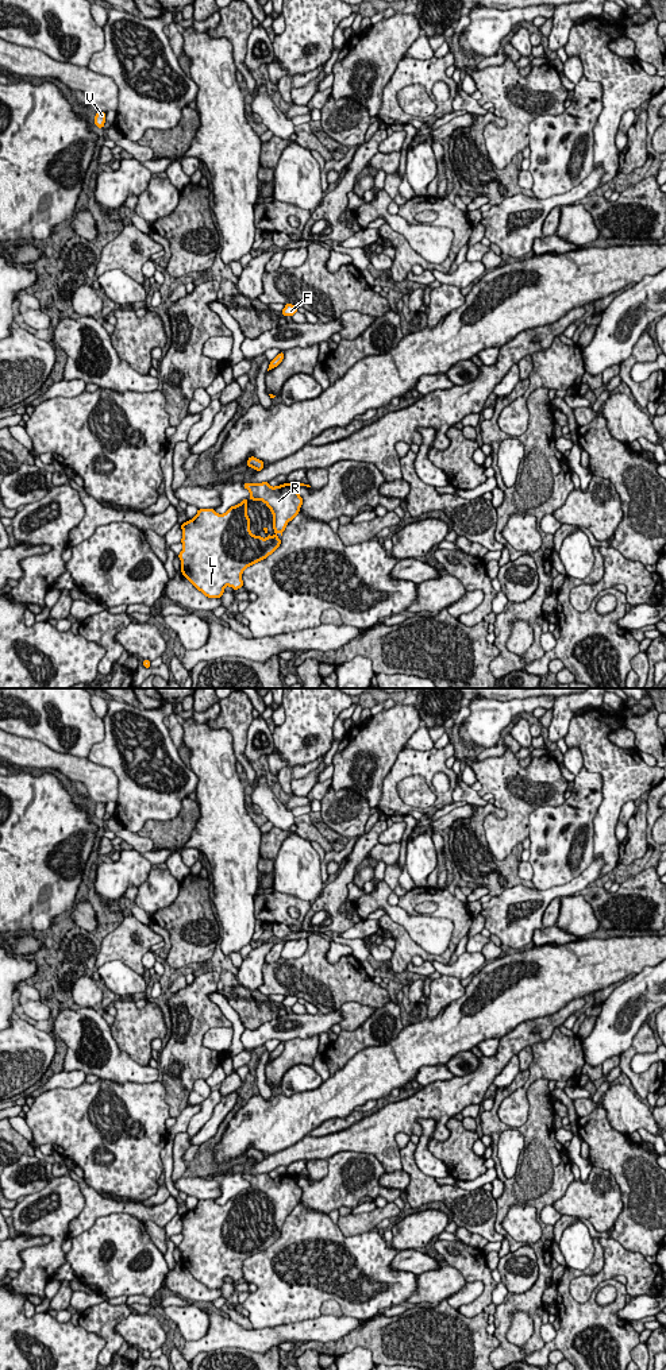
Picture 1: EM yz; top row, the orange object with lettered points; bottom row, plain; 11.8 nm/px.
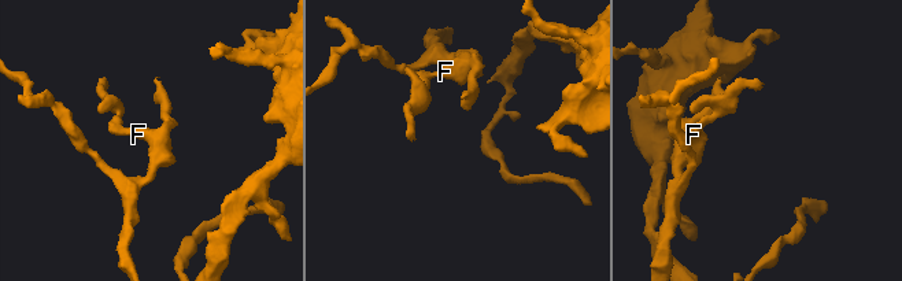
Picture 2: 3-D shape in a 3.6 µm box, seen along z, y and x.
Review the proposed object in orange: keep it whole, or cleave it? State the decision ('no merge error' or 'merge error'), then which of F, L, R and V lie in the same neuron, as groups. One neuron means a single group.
no merge error; F L R V

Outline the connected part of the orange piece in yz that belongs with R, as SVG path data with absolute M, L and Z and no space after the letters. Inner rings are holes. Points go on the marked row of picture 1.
M262 482L262 483L243 483L243 487L250 491L250 498L249 498L249 499L243 499L240 503L238 503L238 505L235 505L235 506L231 506L224 514L219 514L219 513L216 513L213 509L199 509L195 518L192 518L192 520L189 520L189 521L186 521L186 522L184 522L184 524L181 525L181 529L182 529L181 543L182 543L184 548L182 548L182 551L180 552L178 557L180 557L180 560L181 560L181 572L182 572L182 575L193 584L193 587L196 587L199 591L201 591L201 593L203 593L205 597L208 597L208 598L220 598L220 597L226 593L226 591L224 591L224 587L226 587L226 586L230 586L230 587L232 587L234 590L240 588L240 587L243 586L243 580L242 580L242 574L243 574L243 571L245 571L247 567L250 567L250 566L253 566L253 564L255 564L255 563L258 563L258 561L261 561L261 560L263 560L263 559L266 559L269 555L272 555L272 553L280 547L281 540L278 539L277 533L280 532L281 536L282 536L282 533L284 533L285 526L288 525L288 522L292 521L292 520L299 514L300 508L301 508L301 505L303 505L303 498L301 498L300 494L297 493L297 487L299 487L299 486L311 487L309 485L304 485L304 483L299 483L299 485L284 483L284 485L280 485L280 486L276 486L276 487L272 487L267 482ZM250 499L253 499L253 501L255 501L255 499L262 501L262 502L265 502L266 506L272 510L272 514L273 514L273 529L274 529L274 533L276 533L274 536L270 536L270 535L267 533L267 528L263 528L265 533L267 535L266 539L262 539L261 536L257 536L257 535L255 535L255 536L251 535L251 530L250 530L250 518L249 518L247 510L246 510L246 509L247 509L247 502L249 502Z

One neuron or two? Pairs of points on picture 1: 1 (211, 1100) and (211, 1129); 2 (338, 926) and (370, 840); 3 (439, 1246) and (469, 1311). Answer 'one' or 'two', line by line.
1: two
2: one
3: one

